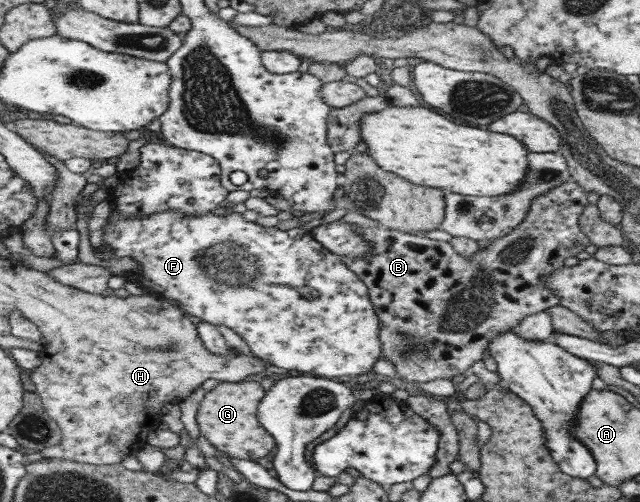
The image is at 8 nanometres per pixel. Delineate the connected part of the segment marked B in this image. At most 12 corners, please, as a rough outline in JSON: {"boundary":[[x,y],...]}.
{"boundary":[[576,181],[472,256],[355,226],[403,382],[459,379],[588,244]]}

